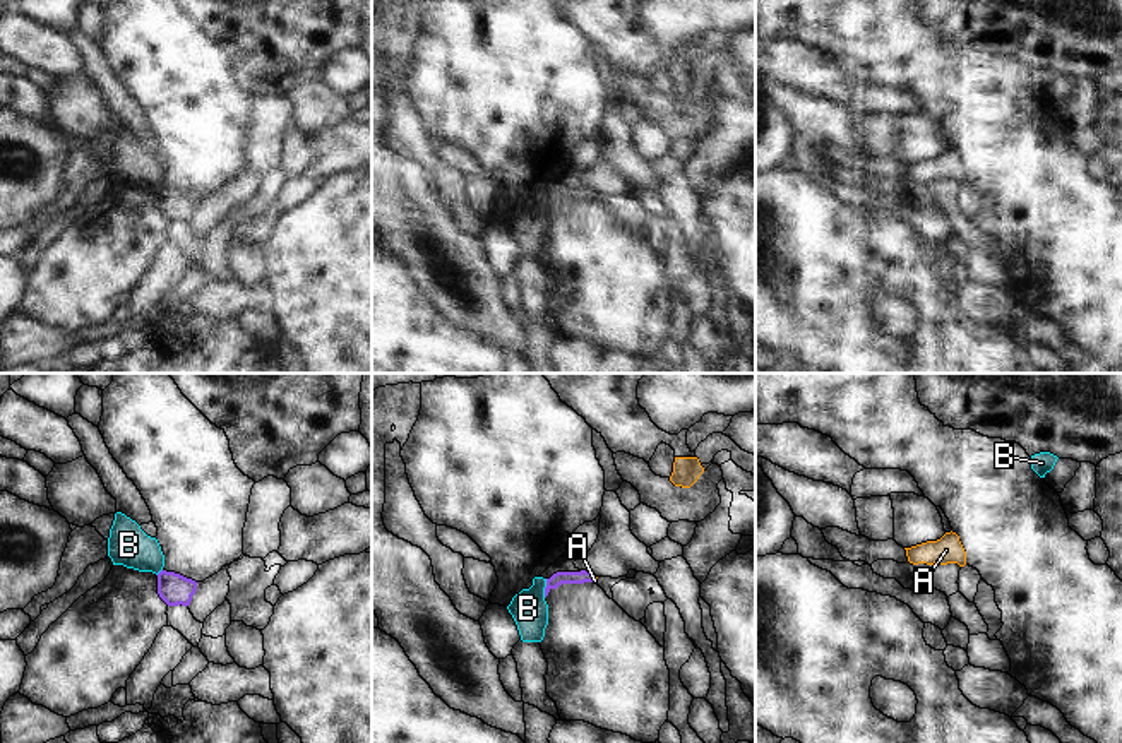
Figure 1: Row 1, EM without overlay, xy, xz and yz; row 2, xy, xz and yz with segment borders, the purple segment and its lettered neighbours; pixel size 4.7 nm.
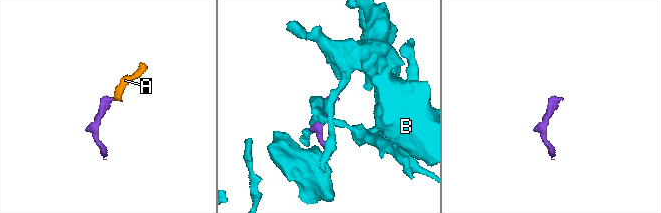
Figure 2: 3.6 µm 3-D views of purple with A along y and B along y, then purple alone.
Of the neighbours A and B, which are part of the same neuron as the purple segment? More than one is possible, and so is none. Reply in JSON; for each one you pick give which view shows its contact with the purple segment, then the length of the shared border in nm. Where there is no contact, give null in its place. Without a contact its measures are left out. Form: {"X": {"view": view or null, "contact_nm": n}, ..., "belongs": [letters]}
{"A": {"view": "xz", "contact_nm": 40}, "belongs": ["A"]}

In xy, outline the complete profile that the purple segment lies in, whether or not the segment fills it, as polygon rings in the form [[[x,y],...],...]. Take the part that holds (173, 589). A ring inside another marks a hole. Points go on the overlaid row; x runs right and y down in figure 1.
[[[175,572],[158,574],[158,594],[168,606],[188,606],[197,591],[197,582]]]

